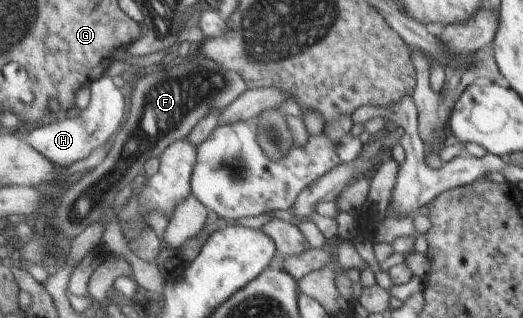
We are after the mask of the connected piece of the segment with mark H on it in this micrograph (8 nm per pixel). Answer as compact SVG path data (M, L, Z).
M104 75L104 78L97 79L90 84L90 91L89 102L80 115L75 118L44 121L41 127L35 128L28 136L28 142L59 167L72 166L78 160L90 156L90 152L98 146L111 142L126 120L128 103L112 77Z

